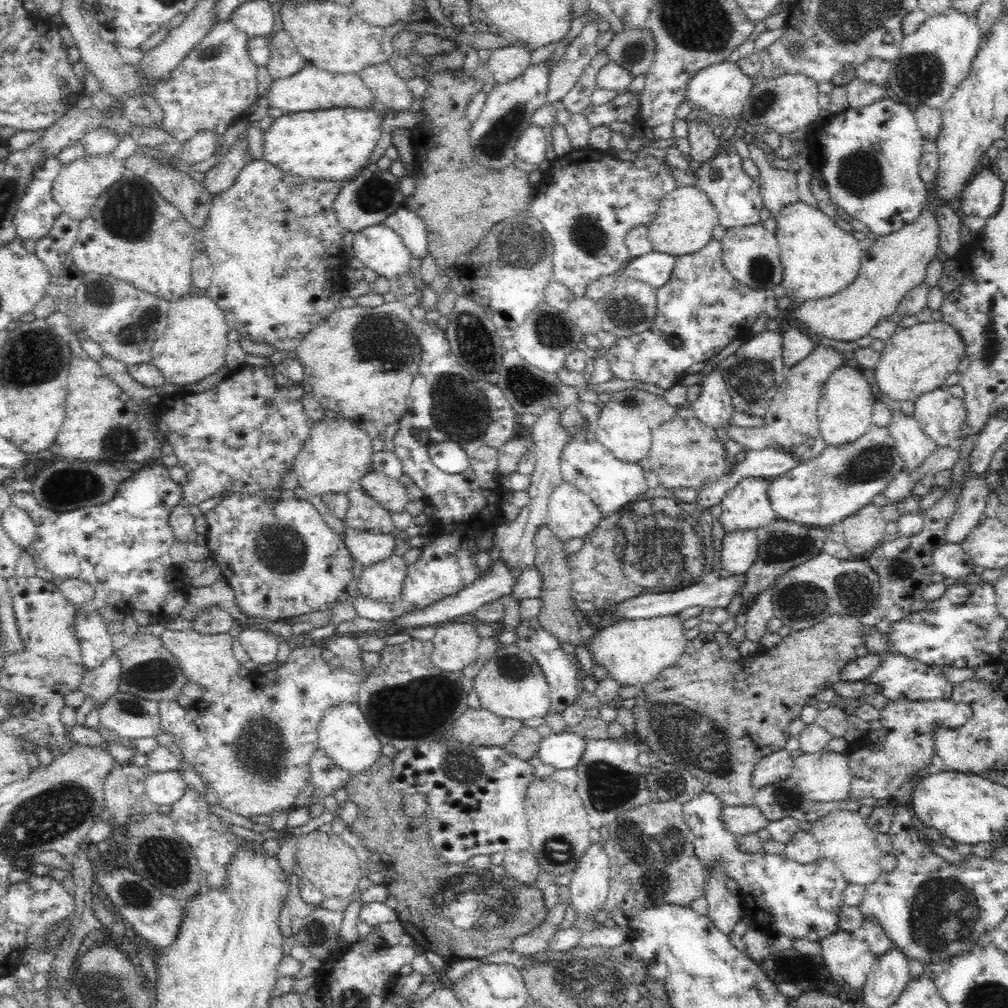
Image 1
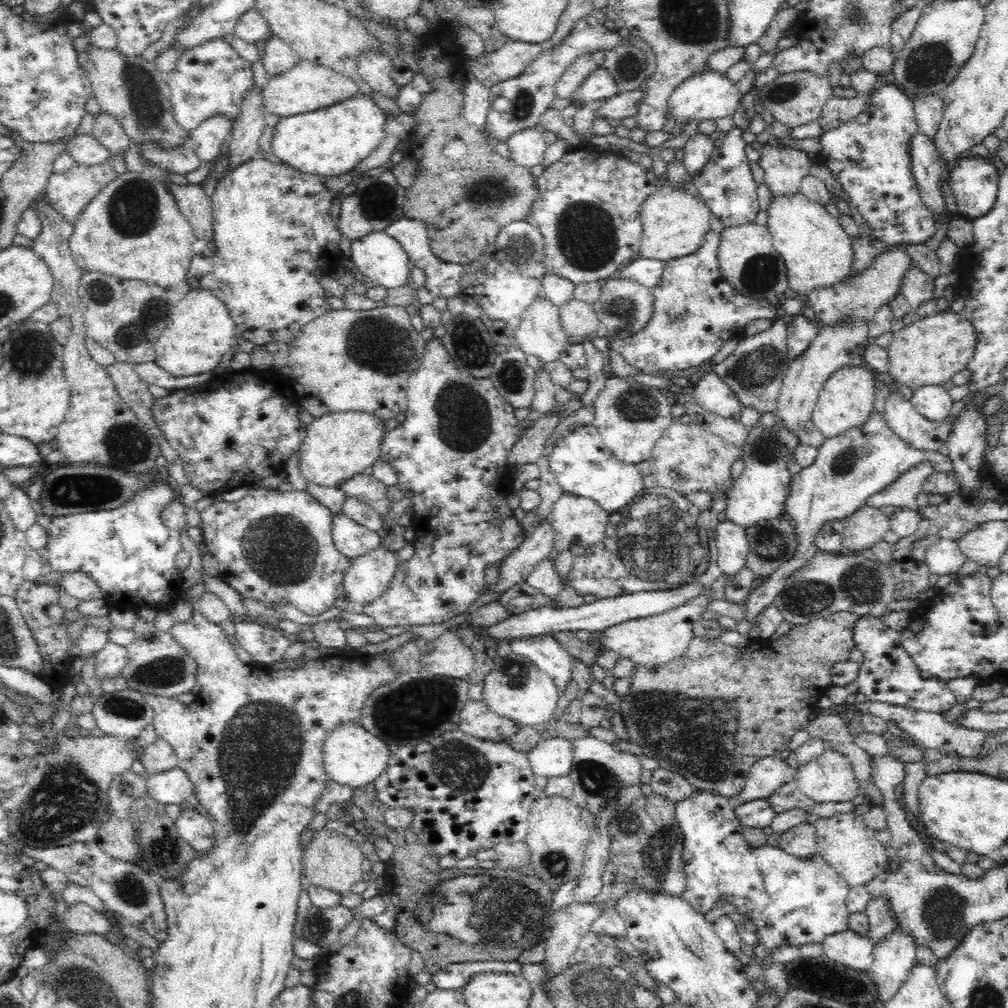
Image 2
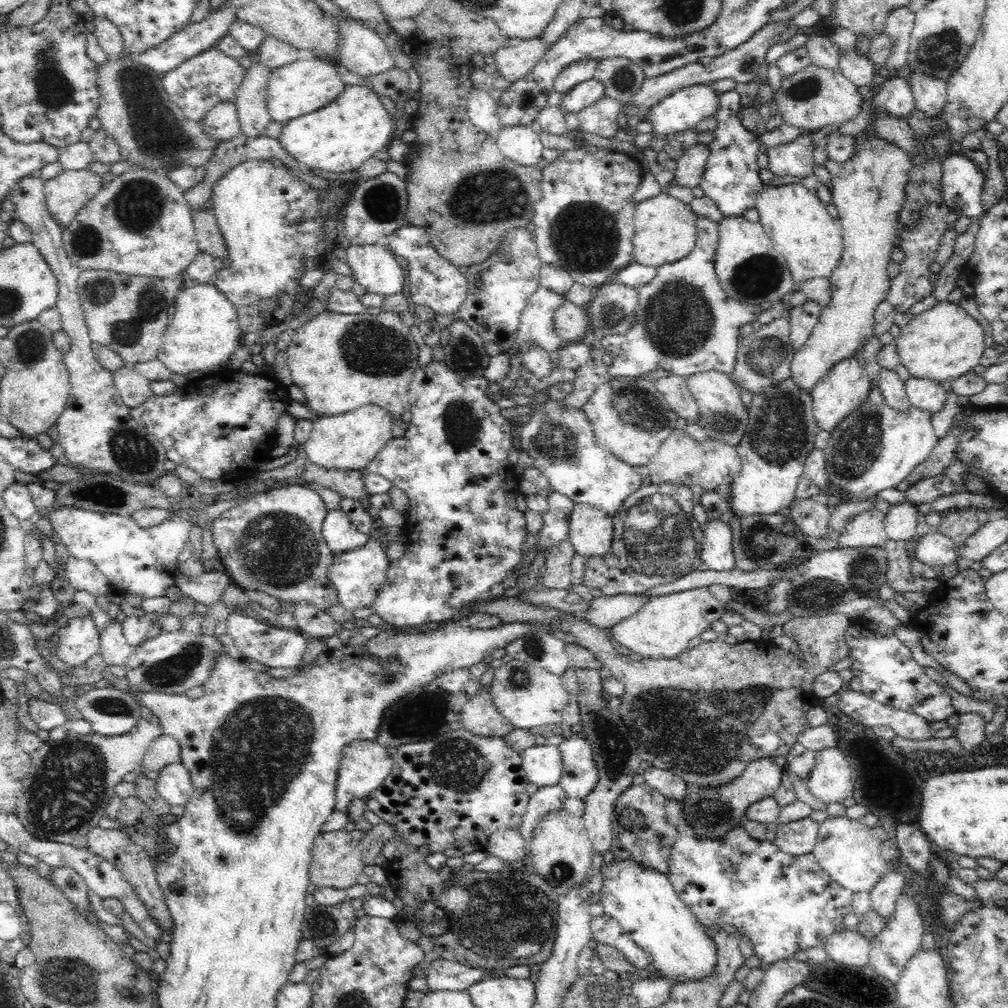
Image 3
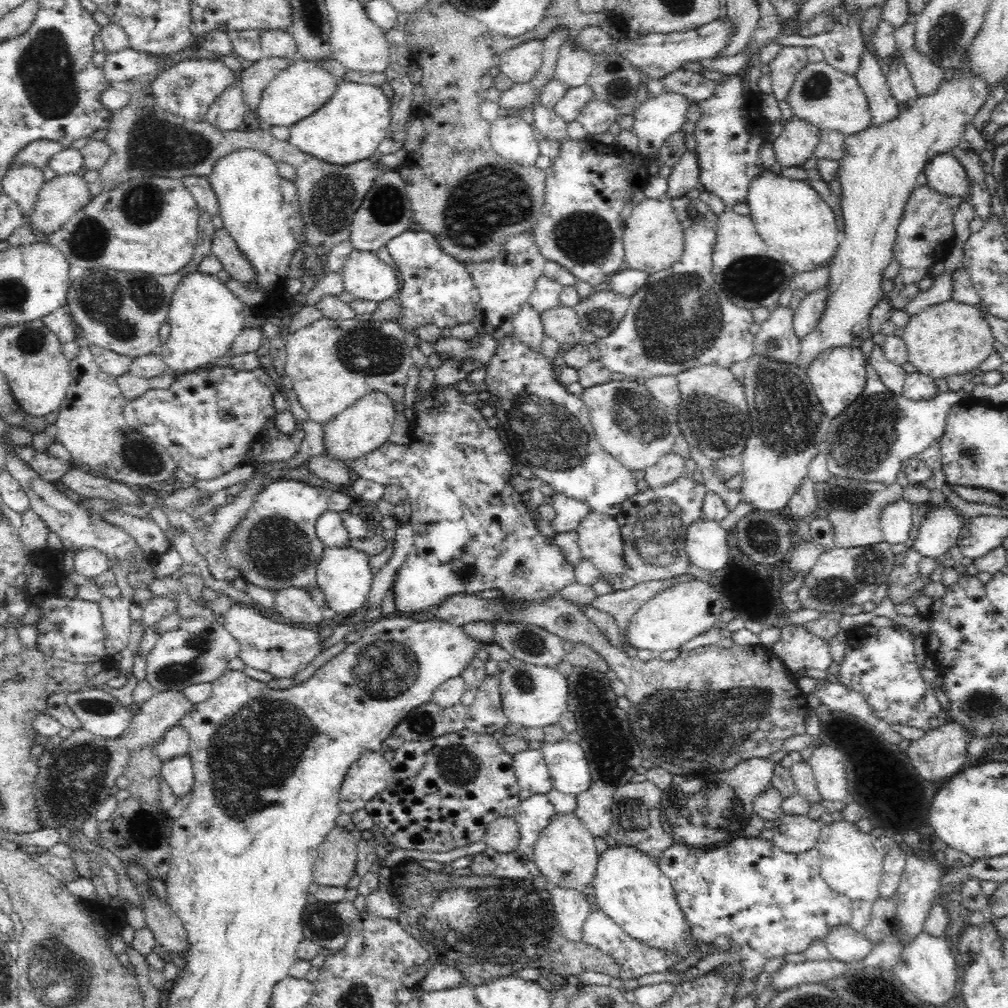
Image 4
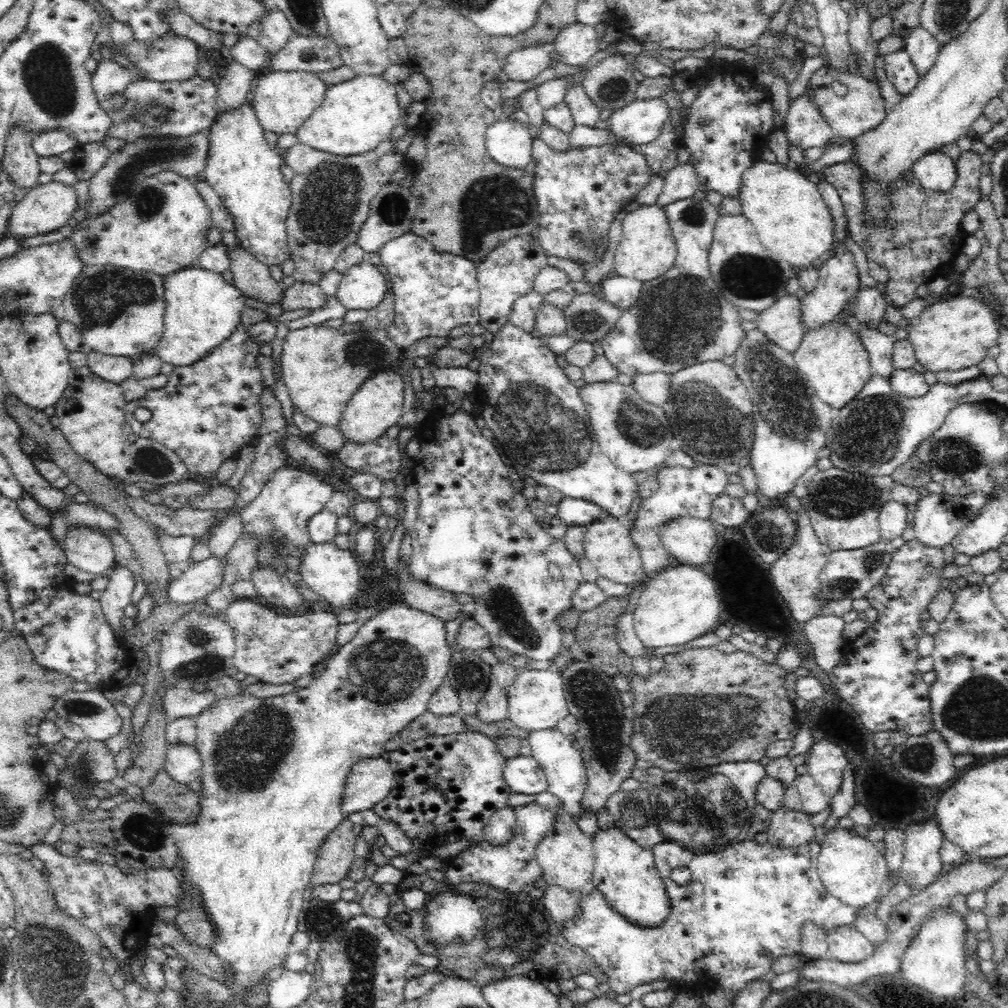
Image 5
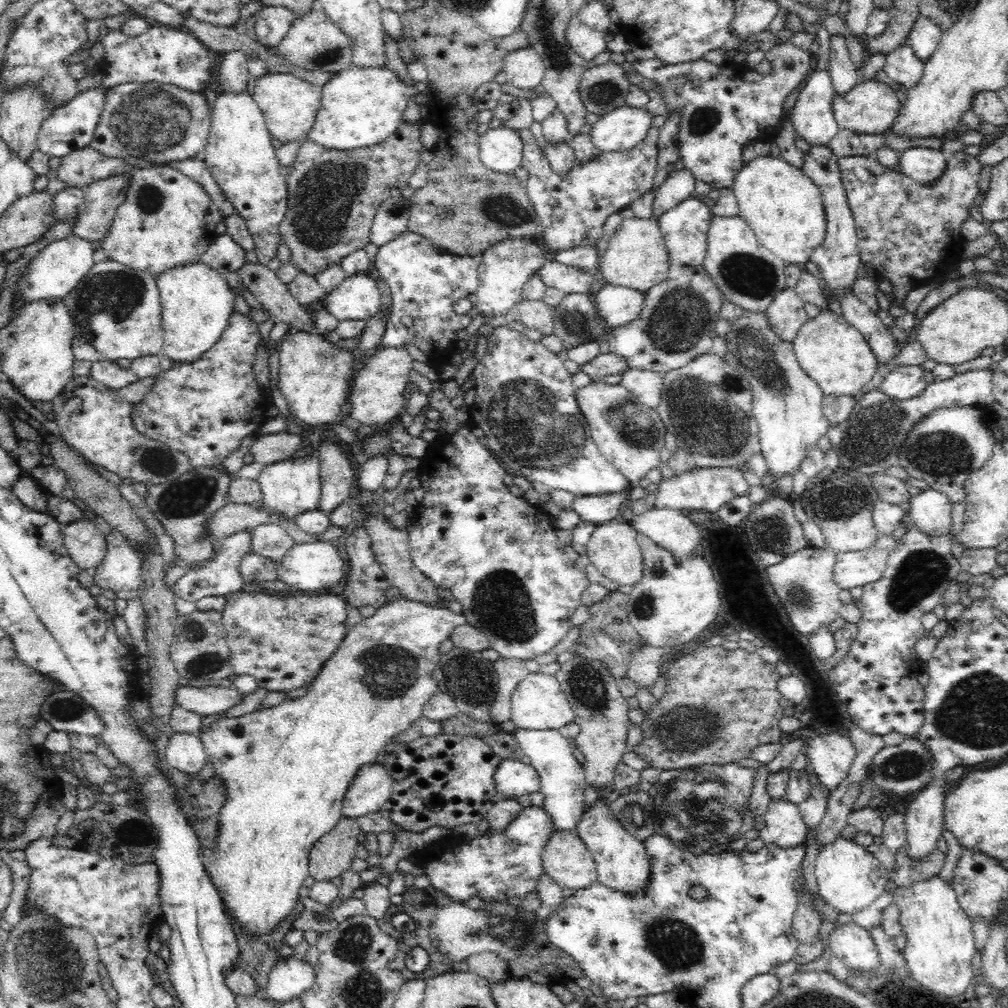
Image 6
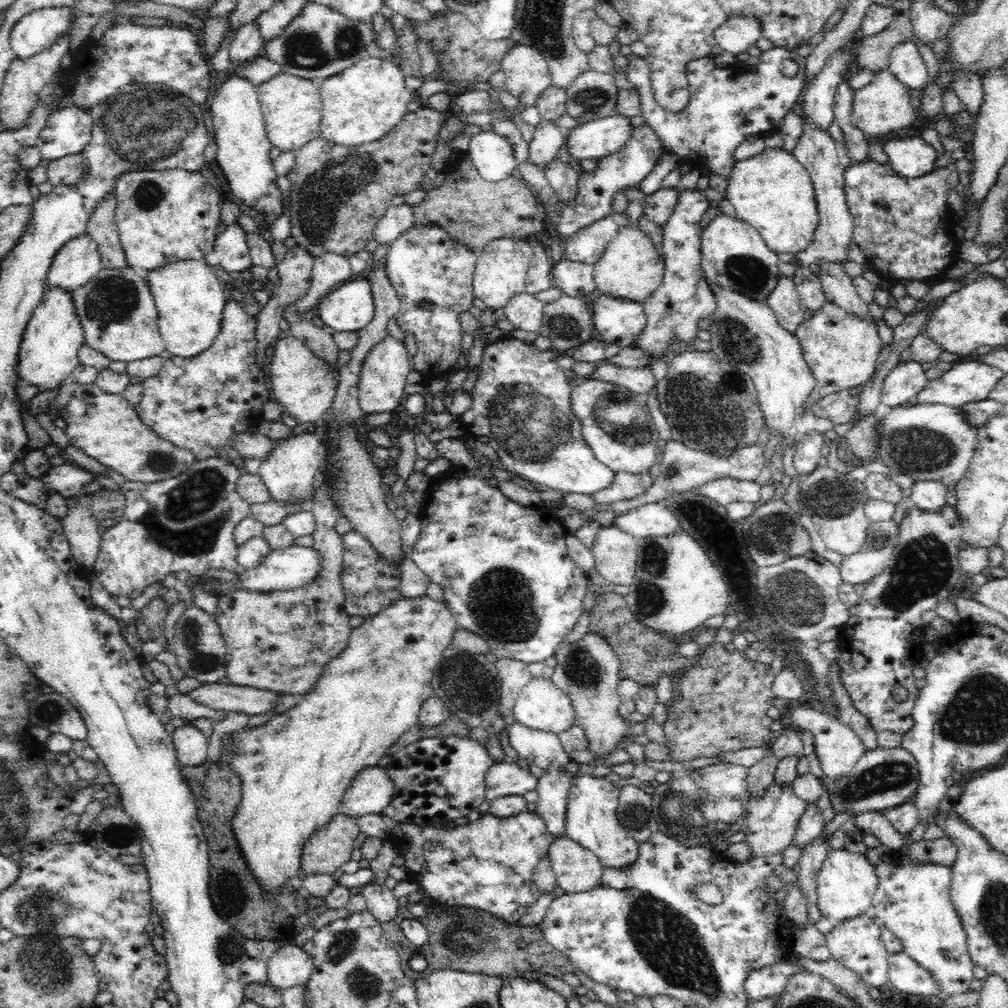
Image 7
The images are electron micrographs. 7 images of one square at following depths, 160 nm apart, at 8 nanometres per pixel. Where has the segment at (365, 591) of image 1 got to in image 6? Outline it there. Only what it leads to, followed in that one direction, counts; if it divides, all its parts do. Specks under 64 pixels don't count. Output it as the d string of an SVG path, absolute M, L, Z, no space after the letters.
M312 542L306 544L294 544L290 551L282 558L280 564L276 563L276 580L289 584L291 592L299 592L301 594L324 593L343 588L344 580L346 580L346 559L342 557L341 546L339 543L333 542Z

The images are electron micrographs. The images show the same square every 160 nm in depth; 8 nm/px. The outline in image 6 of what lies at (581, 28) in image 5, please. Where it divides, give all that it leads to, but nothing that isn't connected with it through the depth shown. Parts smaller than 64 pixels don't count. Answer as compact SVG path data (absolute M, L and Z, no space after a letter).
M577 15L571 16L568 21L565 37L571 49L586 61L596 58L607 49L608 37L586 26Z

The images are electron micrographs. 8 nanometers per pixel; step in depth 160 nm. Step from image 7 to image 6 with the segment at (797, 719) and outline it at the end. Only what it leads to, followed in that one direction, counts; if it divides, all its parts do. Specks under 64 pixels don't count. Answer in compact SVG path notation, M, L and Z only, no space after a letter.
M826 732L807 739L804 753L823 788L833 791L846 778L856 749L843 733Z

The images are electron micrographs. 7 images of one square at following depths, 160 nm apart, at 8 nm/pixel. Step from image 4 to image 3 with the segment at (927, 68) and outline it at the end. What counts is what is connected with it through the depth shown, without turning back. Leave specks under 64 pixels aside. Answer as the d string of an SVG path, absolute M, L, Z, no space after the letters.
M922 73L909 74L915 108L922 110L926 118L940 114L947 103L947 81Z

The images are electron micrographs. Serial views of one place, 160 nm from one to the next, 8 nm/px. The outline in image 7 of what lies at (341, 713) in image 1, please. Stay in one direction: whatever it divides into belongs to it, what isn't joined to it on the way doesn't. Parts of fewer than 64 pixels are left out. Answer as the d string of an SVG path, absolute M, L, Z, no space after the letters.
M363 768L346 789L339 812L355 819L365 814L381 814L390 804L393 792L394 783L385 768Z

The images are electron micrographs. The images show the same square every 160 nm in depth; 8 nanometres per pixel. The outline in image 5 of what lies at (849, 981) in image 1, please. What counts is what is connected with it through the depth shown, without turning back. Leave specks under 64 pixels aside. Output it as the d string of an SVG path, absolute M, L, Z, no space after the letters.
M844 926L827 932L830 958L842 963L863 962L874 954L875 945L853 926Z

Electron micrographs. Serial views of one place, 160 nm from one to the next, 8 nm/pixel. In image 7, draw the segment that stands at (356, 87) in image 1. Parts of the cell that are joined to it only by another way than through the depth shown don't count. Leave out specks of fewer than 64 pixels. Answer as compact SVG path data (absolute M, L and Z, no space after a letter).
M280 73L255 87L263 112L265 129L272 146L277 146L281 151L297 151L309 140L321 136L319 128L322 120L322 99L318 81Z

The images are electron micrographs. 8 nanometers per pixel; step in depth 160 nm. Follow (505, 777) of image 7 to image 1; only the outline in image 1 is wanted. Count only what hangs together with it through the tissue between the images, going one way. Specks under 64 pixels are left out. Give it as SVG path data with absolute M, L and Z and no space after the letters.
M568 731L552 732L540 741L536 756L558 770L575 769L582 760L584 748L586 748L584 737Z

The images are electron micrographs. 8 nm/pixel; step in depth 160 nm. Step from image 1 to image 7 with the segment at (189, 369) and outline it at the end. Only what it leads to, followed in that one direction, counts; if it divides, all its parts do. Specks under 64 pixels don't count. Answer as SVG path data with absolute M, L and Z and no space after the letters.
M205 259L179 260L160 266L148 271L146 281L159 314L159 331L171 356L188 359L210 348L220 332L228 295Z

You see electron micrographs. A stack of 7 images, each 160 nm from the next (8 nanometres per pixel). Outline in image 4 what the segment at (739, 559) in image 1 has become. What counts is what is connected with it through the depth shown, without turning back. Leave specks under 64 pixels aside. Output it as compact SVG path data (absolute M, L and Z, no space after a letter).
M699 518L685 530L684 554L690 565L704 570L720 570L730 560L728 540L731 534L719 522Z

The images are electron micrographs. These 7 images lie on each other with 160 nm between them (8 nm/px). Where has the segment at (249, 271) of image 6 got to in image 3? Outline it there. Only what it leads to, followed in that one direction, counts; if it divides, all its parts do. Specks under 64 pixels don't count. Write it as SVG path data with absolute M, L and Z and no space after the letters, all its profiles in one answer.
M207 209L193 210L194 228L199 242L200 253L208 253L214 258L225 261L228 259L228 249L215 214Z

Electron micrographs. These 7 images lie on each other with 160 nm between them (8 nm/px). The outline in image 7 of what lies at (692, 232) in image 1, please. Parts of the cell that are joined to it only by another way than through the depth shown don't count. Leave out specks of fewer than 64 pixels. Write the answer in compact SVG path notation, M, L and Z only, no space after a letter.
M640 225L620 227L594 264L594 280L600 294L642 304L663 283L664 273L665 262L656 251L652 238L640 229Z

